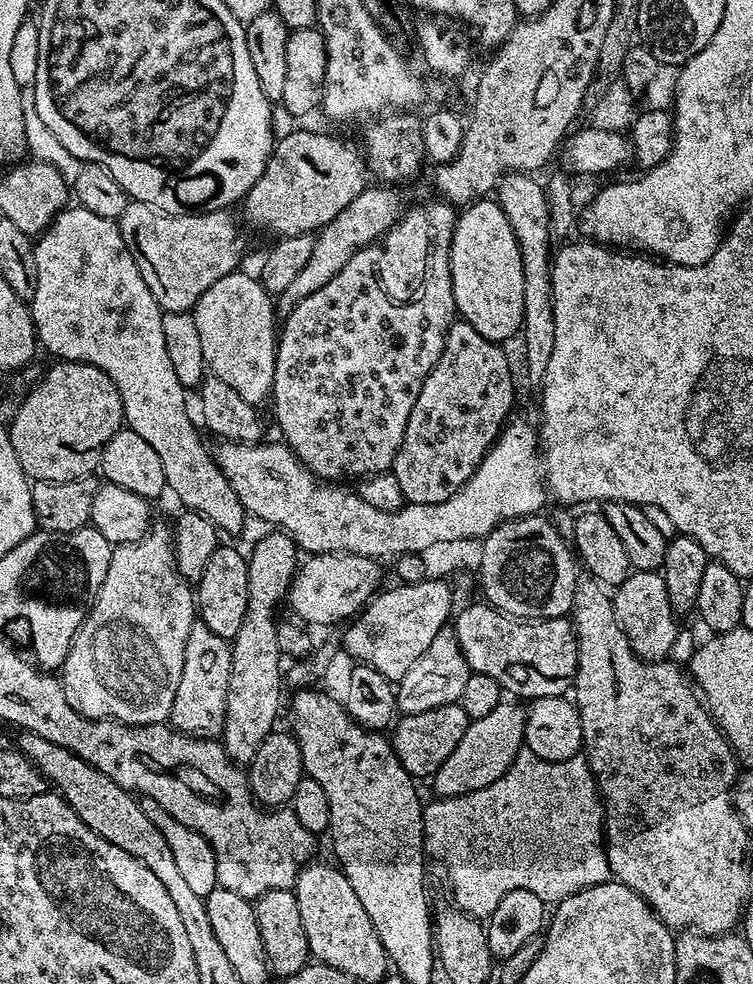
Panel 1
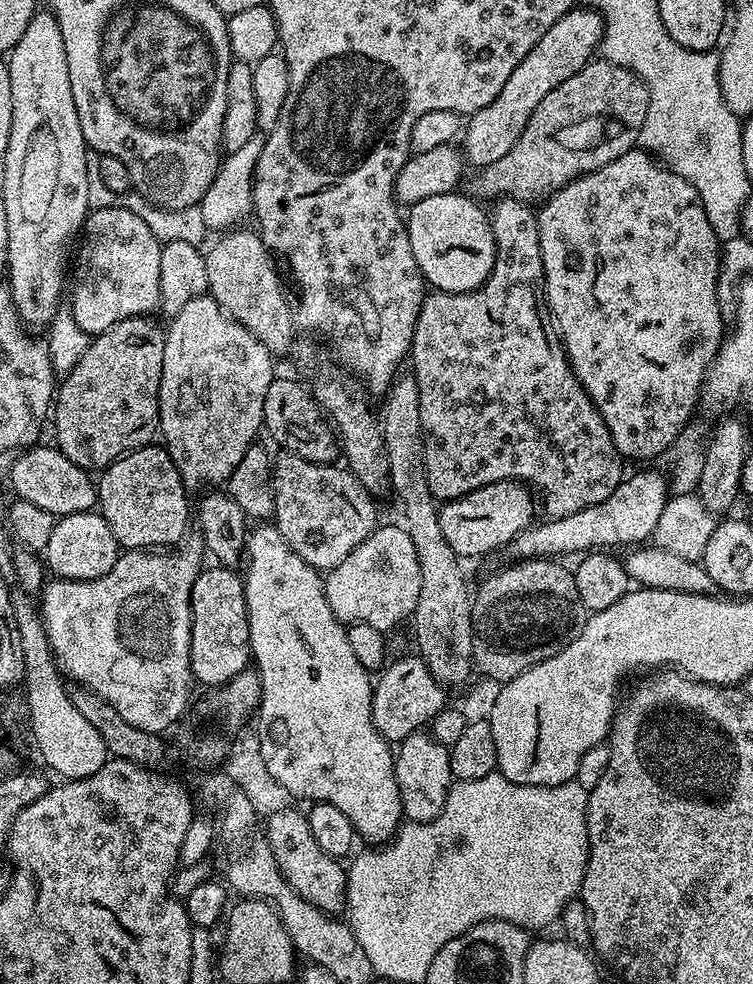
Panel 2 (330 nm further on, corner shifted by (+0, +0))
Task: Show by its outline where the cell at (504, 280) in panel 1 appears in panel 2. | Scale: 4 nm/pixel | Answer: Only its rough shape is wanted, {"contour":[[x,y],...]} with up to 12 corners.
{"contour":[[453,190],[406,212],[420,273],[473,292],[496,257],[489,213]]}

